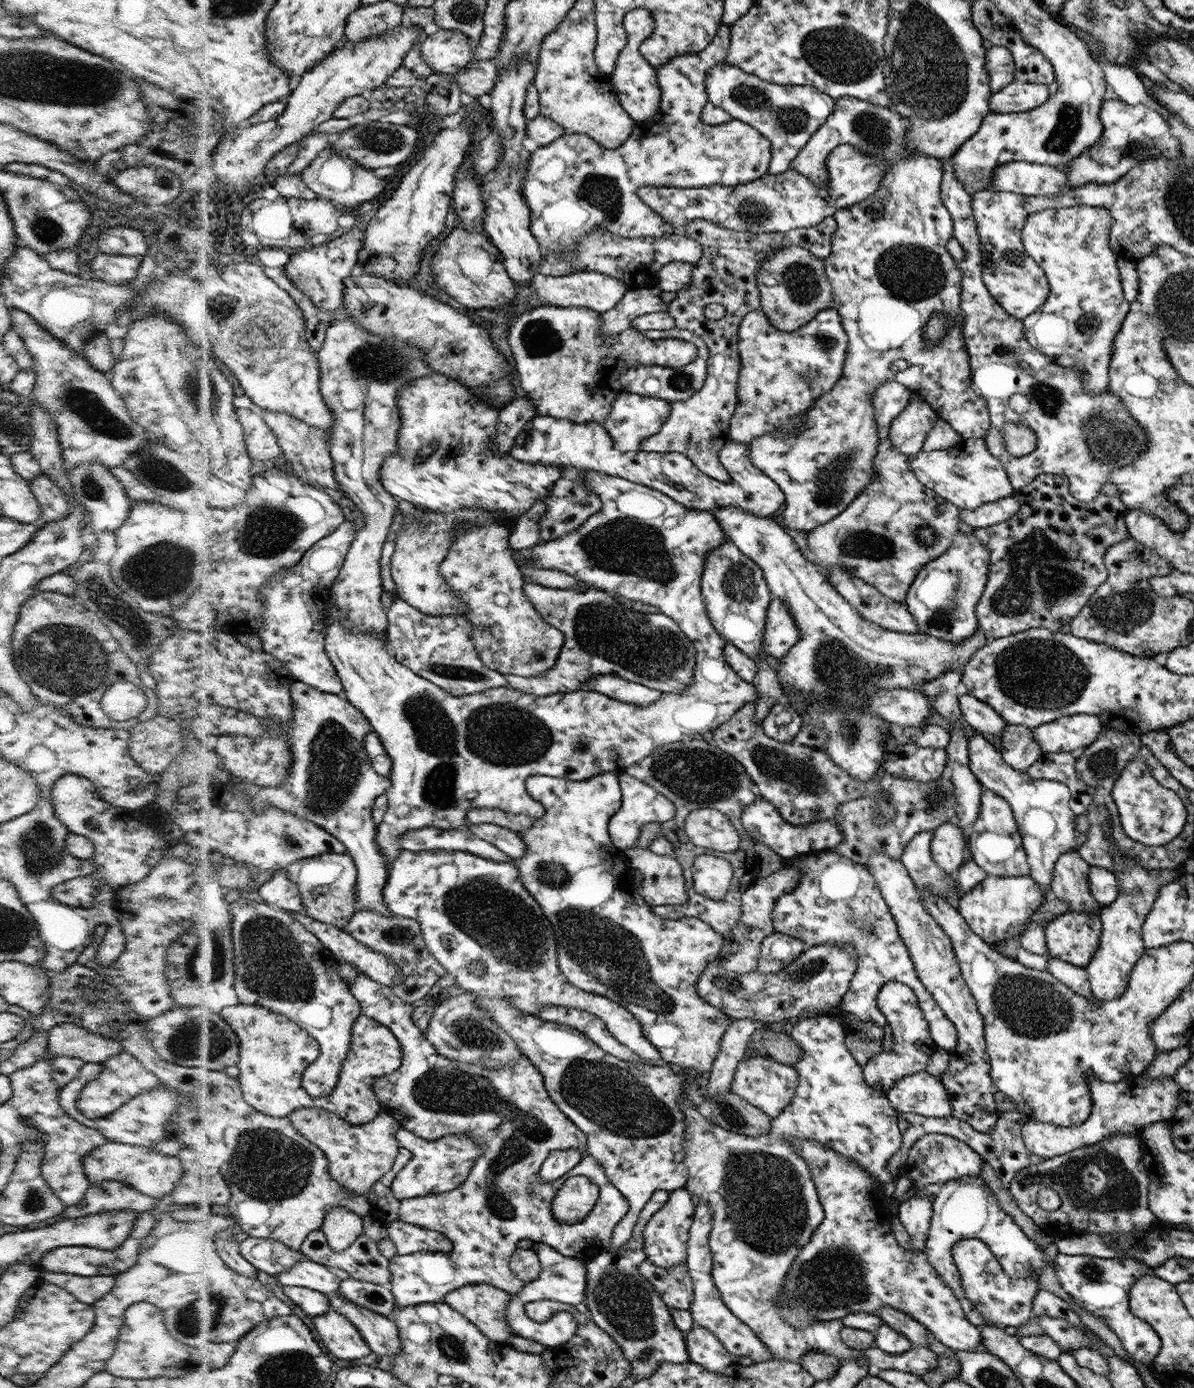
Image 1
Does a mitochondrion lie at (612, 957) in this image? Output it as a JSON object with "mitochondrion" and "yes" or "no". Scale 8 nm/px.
{"mitochondrion":"yes"}

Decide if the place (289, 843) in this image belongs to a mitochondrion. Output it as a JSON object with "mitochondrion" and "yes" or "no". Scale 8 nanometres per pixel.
{"mitochondrion":"yes"}

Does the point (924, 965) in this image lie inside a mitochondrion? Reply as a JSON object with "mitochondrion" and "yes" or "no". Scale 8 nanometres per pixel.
{"mitochondrion":"no"}

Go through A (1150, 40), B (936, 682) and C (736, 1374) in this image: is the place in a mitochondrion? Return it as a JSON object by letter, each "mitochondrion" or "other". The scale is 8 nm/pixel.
{"A":"other","B":"other","C":"other"}

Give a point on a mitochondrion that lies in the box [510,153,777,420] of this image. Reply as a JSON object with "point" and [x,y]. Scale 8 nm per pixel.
{"point":[600,191]}

